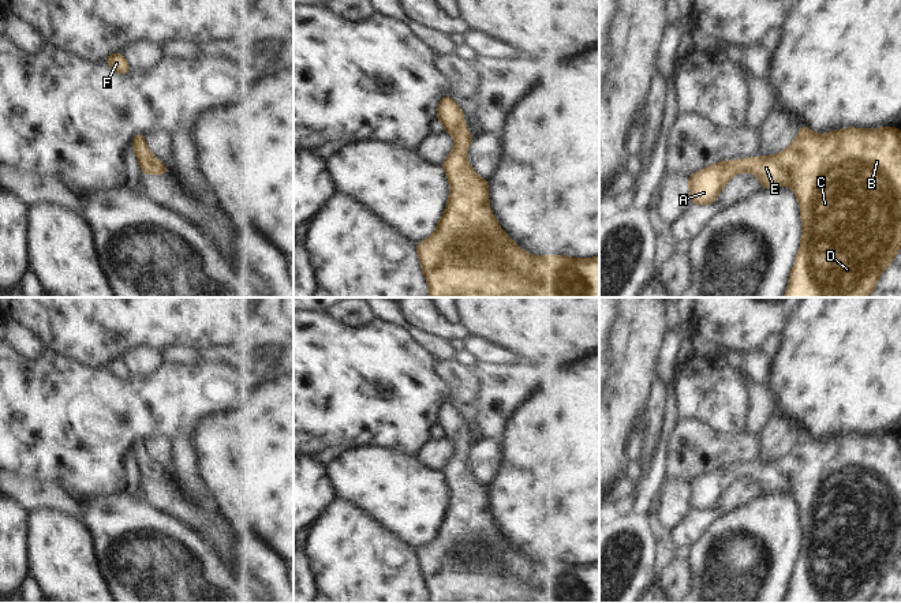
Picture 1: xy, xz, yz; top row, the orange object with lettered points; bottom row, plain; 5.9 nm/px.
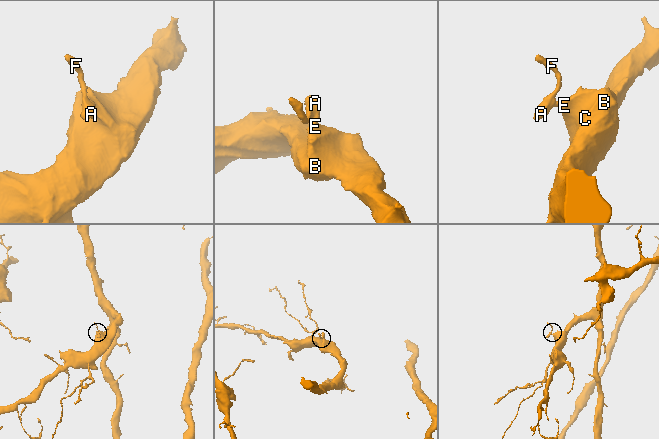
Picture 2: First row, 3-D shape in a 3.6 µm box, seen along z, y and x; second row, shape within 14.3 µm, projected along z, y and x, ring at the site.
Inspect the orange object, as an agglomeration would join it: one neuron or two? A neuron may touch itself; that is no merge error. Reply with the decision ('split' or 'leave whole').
leave whole

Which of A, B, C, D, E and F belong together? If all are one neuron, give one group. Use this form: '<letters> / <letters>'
A B C D E F

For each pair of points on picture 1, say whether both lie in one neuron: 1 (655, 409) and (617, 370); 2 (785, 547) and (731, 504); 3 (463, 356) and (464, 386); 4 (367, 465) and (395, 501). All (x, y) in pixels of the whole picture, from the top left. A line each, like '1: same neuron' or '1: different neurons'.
1: different neurons
2: different neurons
3: different neurons
4: same neuron

